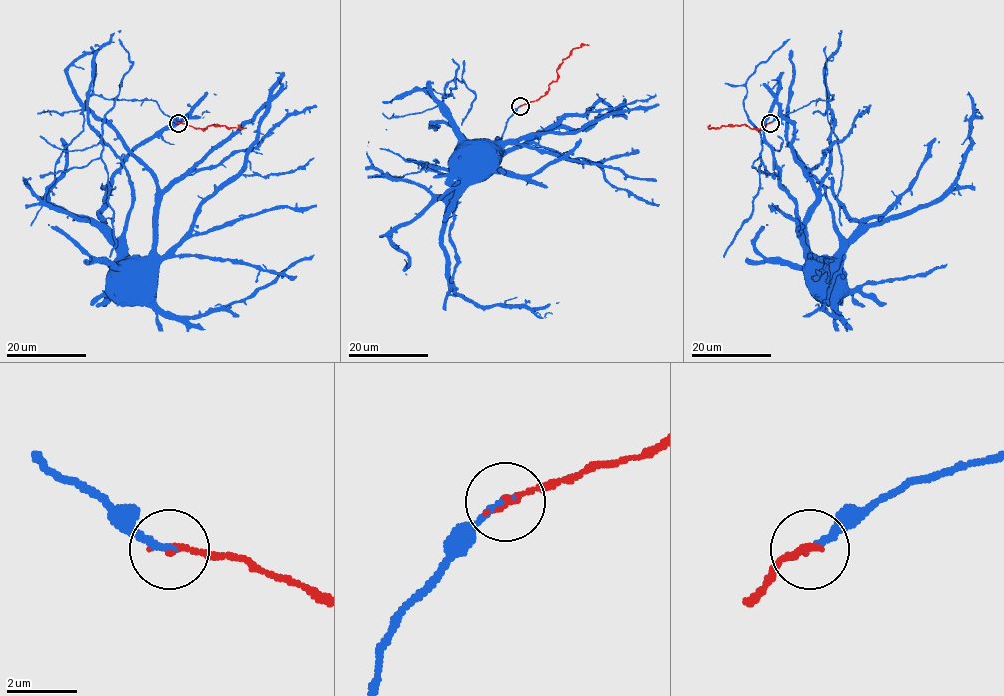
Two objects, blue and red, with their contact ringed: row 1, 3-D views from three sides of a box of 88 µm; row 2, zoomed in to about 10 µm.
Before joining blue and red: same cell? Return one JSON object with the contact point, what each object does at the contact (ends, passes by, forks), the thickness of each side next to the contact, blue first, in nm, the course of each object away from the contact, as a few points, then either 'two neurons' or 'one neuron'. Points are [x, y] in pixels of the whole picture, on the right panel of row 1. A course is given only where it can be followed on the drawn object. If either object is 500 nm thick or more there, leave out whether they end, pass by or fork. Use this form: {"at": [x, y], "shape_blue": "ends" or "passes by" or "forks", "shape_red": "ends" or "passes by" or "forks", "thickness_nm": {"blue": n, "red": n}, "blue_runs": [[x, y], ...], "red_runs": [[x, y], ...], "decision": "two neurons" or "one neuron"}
{"at": [770, 123], "shape_blue": "ends", "shape_red": "ends", "thickness_nm": {"blue": 200, "red": 190}, "blue_runs": [[770, 122], [833, 98], [827, 101], [829, 170], [806, 223], [815, 262]], "red_runs": [[770, 122], [761, 128], [750, 128], [744, 124], [709, 127]], "decision": "one neuron"}

